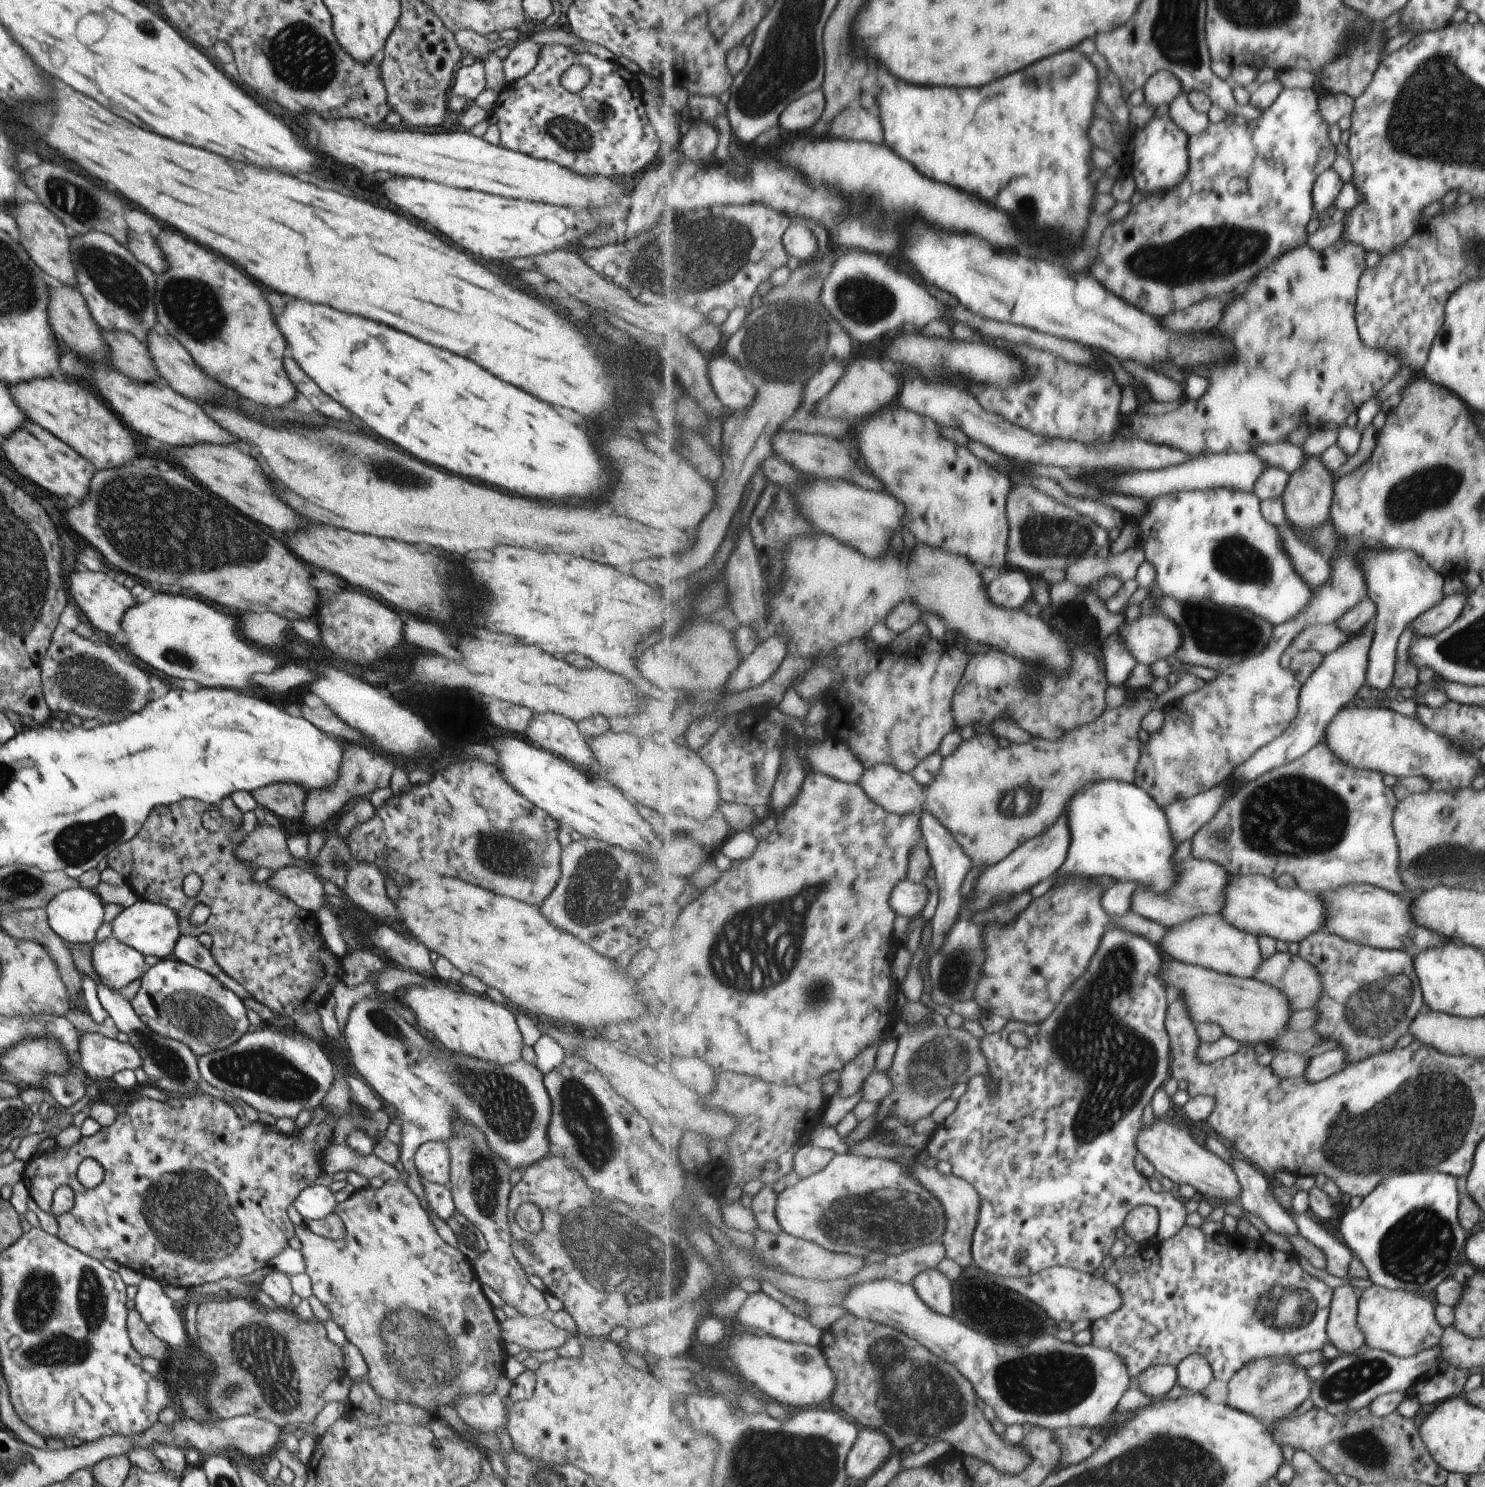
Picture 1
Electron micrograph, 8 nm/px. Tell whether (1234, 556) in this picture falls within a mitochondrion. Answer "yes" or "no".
yes

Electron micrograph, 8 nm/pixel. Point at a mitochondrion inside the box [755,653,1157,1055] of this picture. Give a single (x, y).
(956, 972)

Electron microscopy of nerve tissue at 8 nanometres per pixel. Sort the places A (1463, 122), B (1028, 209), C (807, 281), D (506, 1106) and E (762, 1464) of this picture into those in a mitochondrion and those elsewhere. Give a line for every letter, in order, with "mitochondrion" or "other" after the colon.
A: mitochondrion
B: mitochondrion
C: mitochondrion
D: mitochondrion
E: mitochondrion

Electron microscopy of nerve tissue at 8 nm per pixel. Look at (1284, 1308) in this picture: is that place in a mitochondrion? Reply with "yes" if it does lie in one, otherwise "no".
yes

